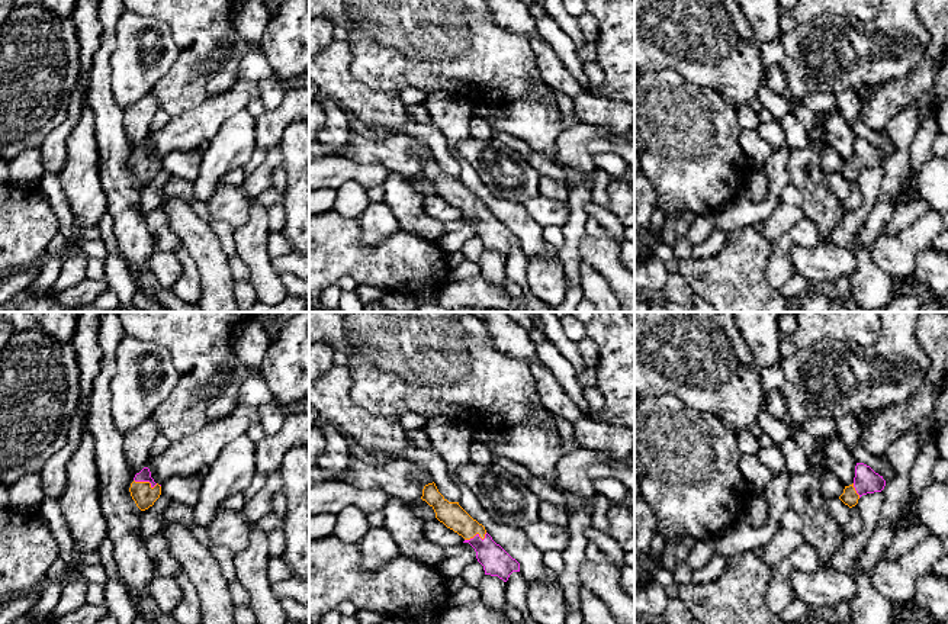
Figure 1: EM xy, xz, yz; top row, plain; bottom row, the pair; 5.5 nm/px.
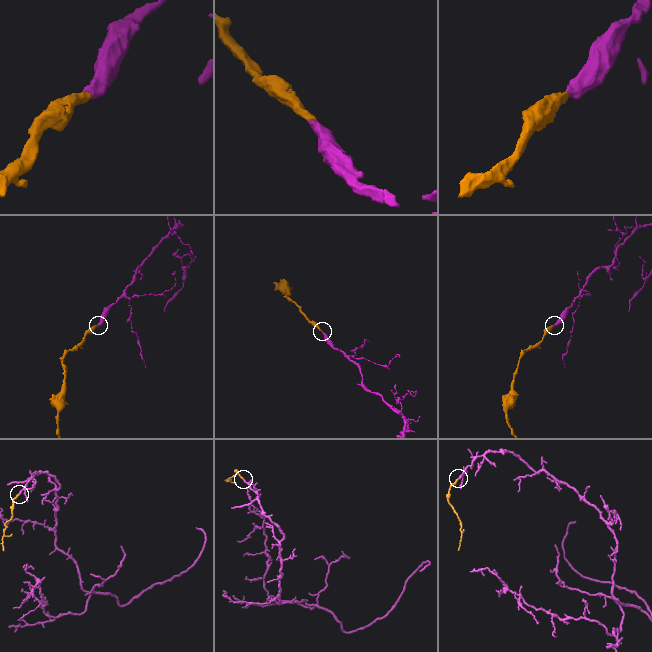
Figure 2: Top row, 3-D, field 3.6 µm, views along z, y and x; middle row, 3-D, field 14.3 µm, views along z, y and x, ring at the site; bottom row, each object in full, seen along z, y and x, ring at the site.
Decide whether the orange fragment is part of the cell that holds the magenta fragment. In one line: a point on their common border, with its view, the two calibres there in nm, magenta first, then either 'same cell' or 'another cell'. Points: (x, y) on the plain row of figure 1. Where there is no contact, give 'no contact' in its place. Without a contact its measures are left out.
meets magenta in xy at (147, 156); 70 nm thick on the magenta side, 120 nm on the other; same cell

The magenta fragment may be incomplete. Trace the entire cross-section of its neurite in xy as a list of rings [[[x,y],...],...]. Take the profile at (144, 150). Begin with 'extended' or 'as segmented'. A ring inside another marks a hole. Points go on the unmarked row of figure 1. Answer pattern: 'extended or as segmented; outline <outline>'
extended; outline [[[148,142],[135,149],[129,163],[131,171],[141,186],[148,184],[161,170],[161,161],[154,157]]]

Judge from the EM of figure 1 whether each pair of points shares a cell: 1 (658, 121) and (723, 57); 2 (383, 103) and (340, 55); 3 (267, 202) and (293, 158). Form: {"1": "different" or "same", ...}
{"1": "different", "2": "same", "3": "different"}

